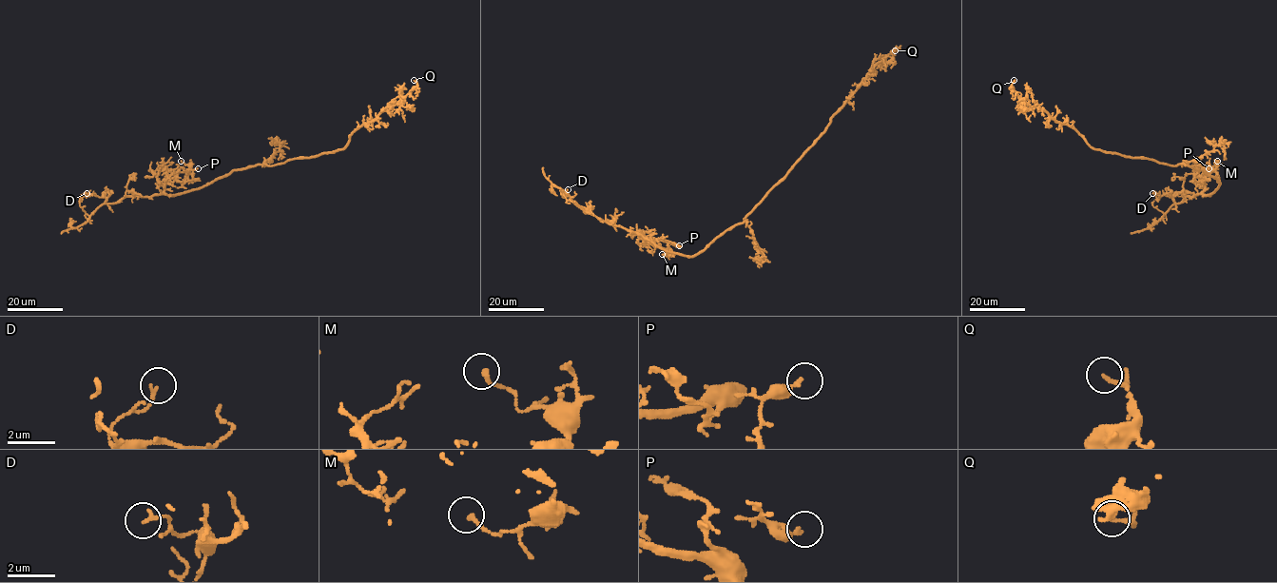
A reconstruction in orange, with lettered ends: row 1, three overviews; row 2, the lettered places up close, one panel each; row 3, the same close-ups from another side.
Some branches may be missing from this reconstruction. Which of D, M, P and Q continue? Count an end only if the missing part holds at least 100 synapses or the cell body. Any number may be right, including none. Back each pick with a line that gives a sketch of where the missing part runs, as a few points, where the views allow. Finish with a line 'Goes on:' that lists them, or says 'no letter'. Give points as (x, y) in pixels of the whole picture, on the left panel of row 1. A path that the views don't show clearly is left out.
Goes on: no letter

